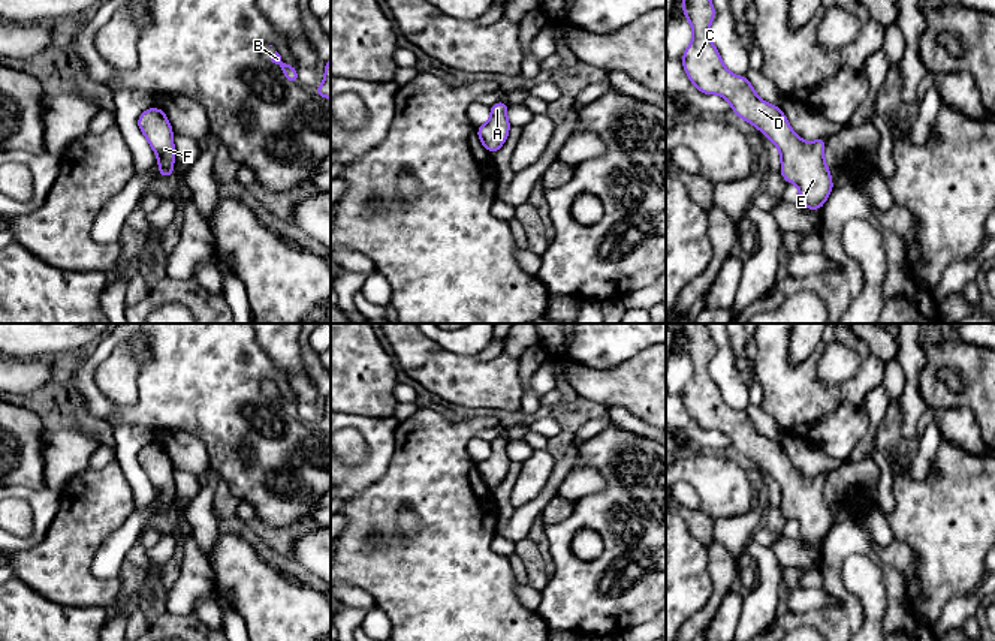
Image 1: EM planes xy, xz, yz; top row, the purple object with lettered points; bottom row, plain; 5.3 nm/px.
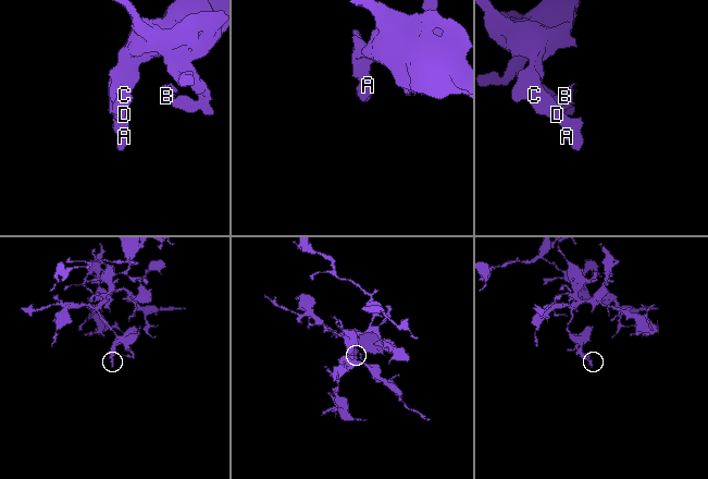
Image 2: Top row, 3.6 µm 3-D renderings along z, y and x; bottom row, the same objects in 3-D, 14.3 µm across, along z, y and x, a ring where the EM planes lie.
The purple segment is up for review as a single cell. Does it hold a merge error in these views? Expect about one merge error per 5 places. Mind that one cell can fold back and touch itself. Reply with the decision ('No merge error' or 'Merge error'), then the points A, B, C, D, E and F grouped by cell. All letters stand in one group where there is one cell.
No merge error. Groups: A B C D E F

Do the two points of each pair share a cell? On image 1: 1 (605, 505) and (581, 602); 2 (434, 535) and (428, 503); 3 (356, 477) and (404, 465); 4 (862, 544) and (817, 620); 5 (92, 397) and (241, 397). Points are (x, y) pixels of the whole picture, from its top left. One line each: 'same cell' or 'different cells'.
1: same cell
2: same cell
3: different cells
4: same cell
5: same cell

